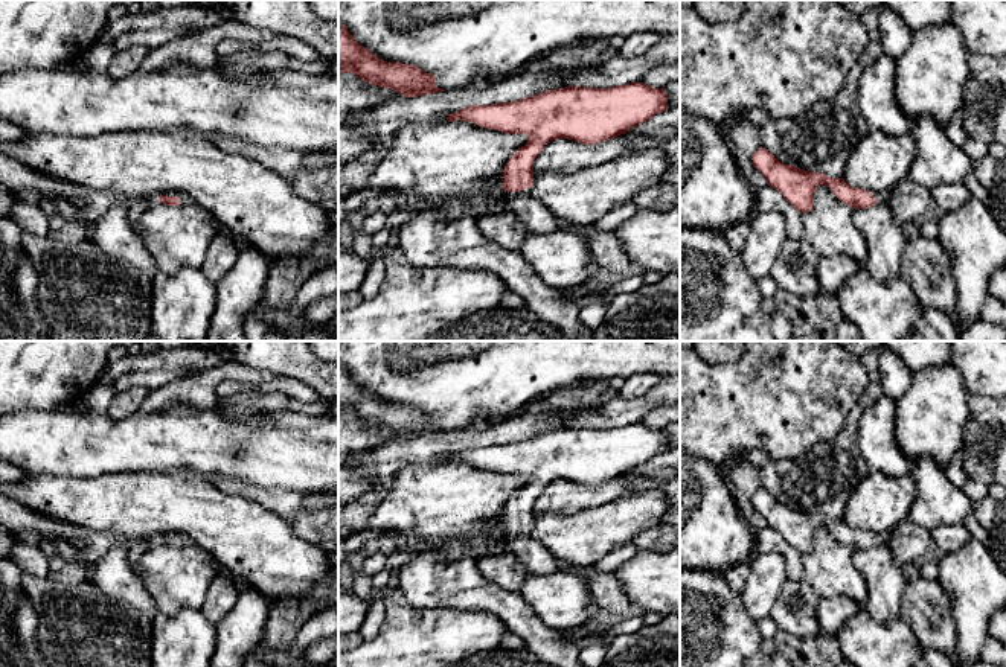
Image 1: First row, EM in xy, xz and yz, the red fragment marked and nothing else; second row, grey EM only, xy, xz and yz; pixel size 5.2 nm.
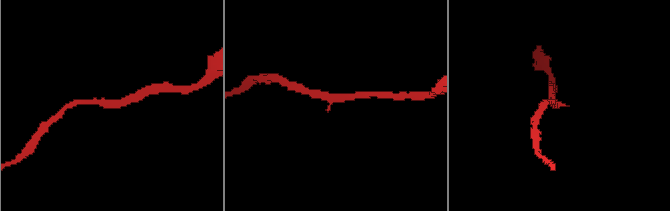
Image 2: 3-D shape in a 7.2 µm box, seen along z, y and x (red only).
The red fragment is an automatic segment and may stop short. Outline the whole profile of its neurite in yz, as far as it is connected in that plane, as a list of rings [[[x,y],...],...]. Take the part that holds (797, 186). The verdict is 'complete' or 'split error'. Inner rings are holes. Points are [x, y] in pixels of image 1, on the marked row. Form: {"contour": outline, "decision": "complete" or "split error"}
{"contour": [[[765,148],[754,151],[753,166],[765,177],[767,184],[780,192],[800,213],[812,210],[817,186],[828,186],[841,203],[854,209],[867,209],[875,204],[889,206],[893,193],[893,189],[870,192],[851,187],[844,178],[831,178],[822,172],[808,172],[791,164],[783,164]]], "decision": "split error"}

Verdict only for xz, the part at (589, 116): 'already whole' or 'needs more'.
needs more

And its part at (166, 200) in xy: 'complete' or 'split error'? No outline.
split error

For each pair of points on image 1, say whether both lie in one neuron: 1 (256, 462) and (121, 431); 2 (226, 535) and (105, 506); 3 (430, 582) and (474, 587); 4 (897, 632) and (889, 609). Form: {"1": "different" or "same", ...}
{"1": "same", "2": "same", "3": "same", "4": "different"}

